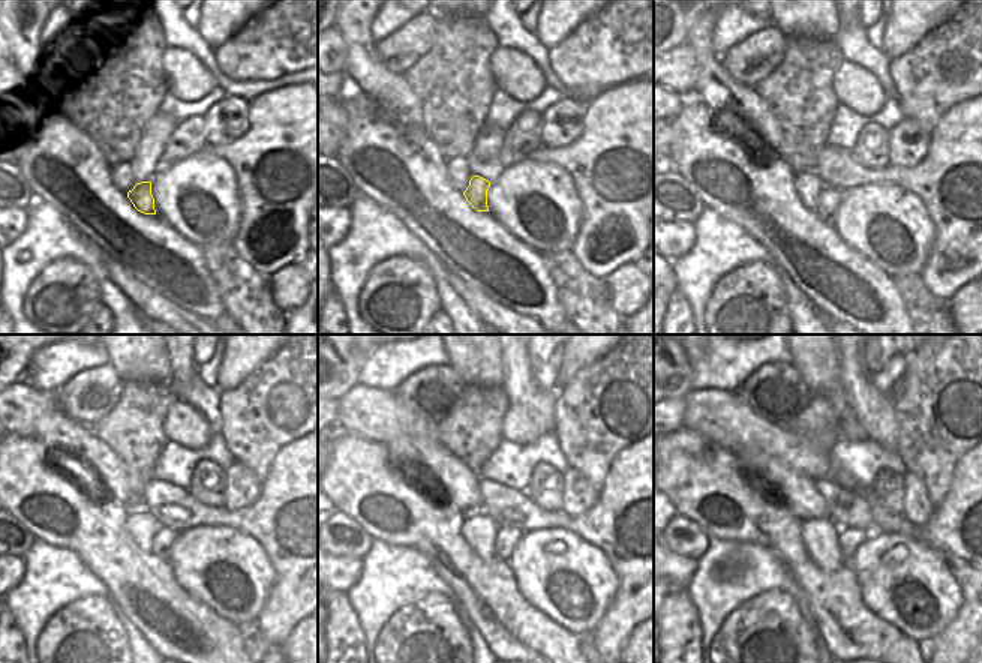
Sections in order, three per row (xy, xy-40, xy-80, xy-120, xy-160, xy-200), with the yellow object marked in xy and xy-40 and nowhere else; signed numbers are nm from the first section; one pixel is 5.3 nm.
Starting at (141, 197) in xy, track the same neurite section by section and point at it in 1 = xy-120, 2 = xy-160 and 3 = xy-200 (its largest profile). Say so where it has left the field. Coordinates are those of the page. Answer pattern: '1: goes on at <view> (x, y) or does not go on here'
1: goes on at xy-120 (164, 537)
2: goes on at xy-160 (507, 537)
3: goes on at xy-200 (849, 539)

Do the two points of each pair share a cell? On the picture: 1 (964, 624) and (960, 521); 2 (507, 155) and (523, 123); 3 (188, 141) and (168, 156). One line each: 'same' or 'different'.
1: same
2: same
3: same

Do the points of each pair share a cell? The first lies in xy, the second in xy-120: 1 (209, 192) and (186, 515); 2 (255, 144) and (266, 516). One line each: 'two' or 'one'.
1: two
2: one

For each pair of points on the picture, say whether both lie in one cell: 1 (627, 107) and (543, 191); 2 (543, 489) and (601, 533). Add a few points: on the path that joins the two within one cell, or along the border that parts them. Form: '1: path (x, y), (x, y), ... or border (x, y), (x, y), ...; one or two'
1: border (531, 159), (561, 165), (567, 171), (580, 201); two
2: border (528, 495), (549, 510), (561, 509); two

